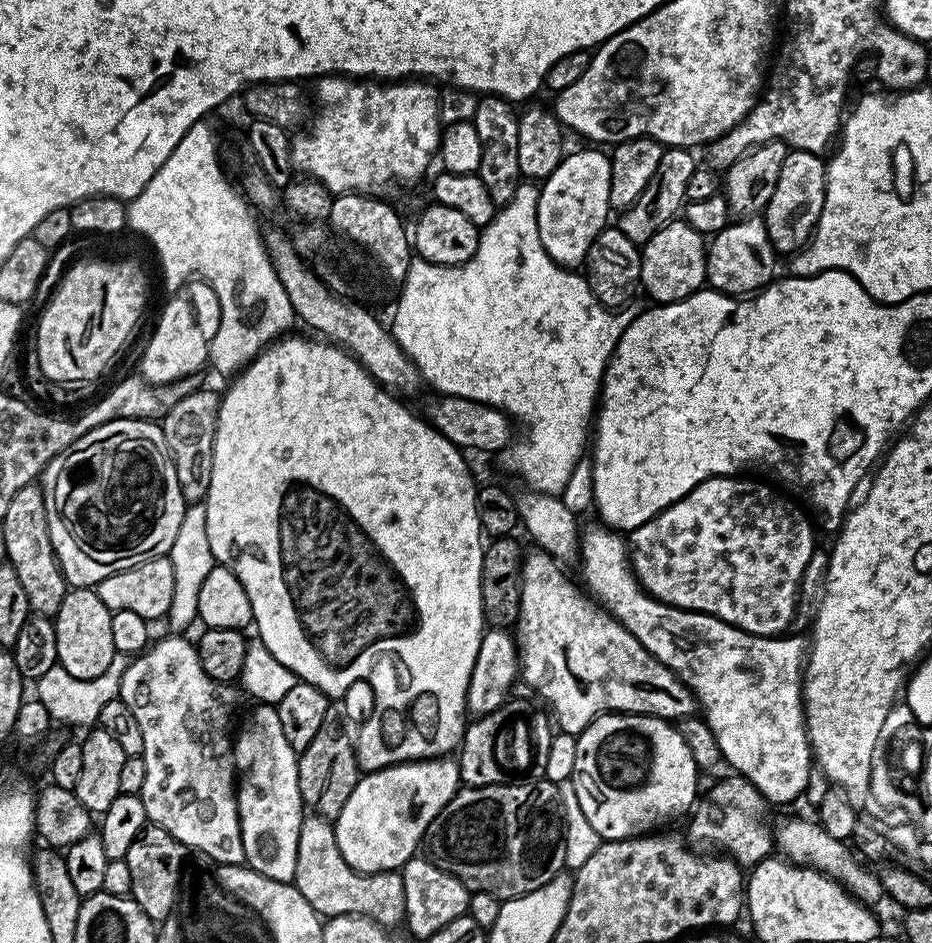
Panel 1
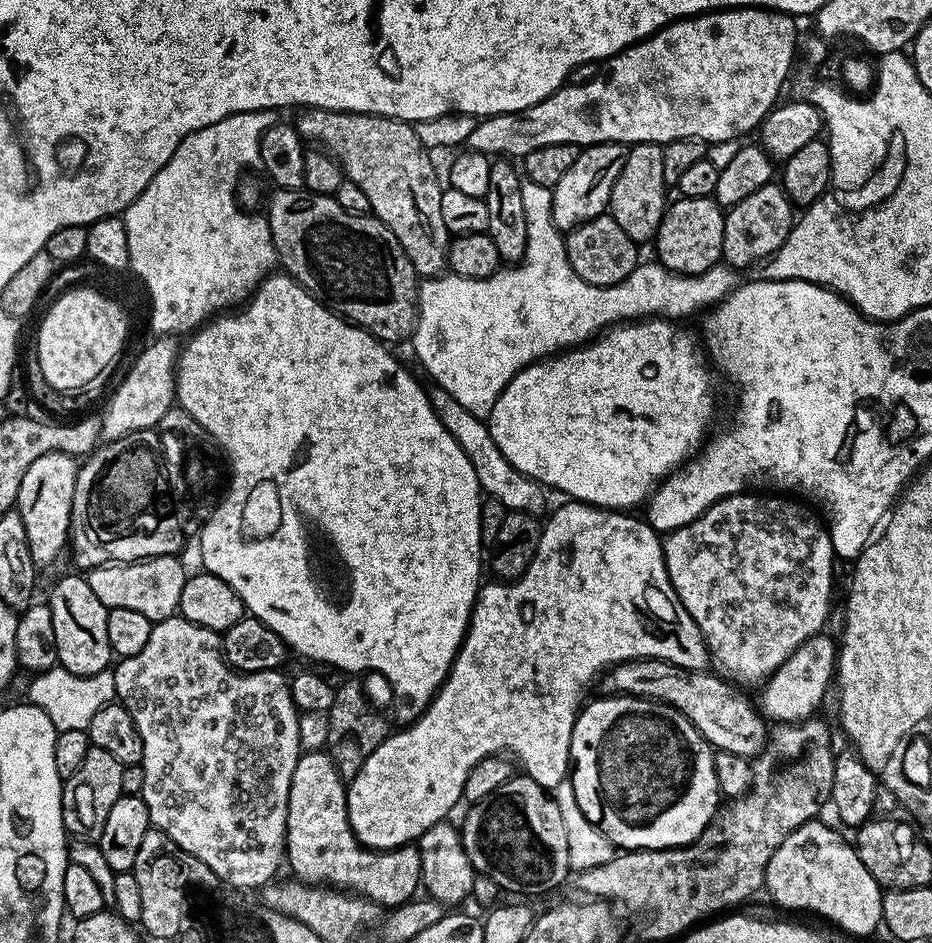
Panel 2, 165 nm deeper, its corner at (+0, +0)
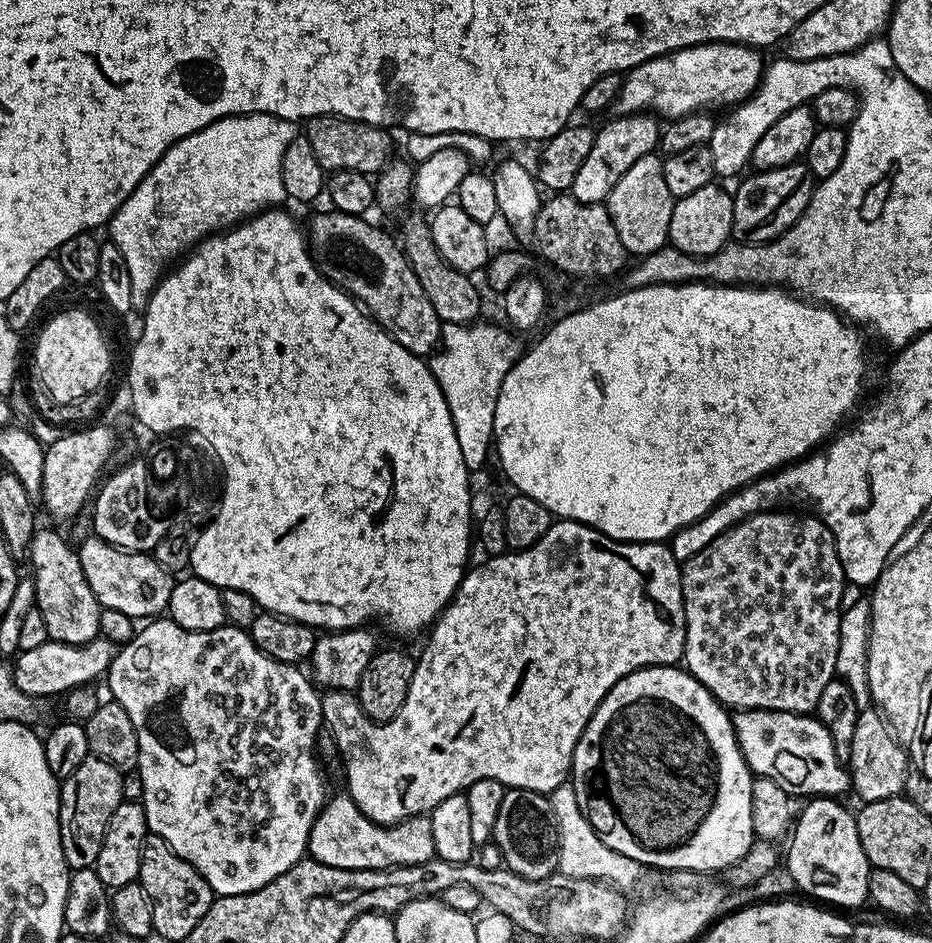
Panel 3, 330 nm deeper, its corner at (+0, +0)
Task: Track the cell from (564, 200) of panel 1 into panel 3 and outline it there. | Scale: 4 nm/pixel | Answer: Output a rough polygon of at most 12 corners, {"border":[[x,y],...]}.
{"border":[[620,114],[595,129],[570,194],[604,204],[638,158],[657,151],[655,115]]}

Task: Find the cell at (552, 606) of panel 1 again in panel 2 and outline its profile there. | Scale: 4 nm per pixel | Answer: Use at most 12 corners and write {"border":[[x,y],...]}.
{"border":[[630,660],[608,694],[677,708],[716,752],[759,756],[770,728],[713,672]]}

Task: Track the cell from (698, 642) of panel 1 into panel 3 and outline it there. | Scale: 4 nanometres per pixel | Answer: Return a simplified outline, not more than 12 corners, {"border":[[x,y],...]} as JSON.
{"border":[[557,519],[469,567],[393,720],[325,691],[375,824],[552,793],[683,661],[681,561]]}

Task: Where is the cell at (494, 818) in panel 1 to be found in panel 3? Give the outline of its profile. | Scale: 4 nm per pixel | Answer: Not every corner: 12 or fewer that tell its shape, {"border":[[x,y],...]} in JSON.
{"border":[[508,788],[491,843],[522,878],[557,875],[560,831],[543,792]]}

